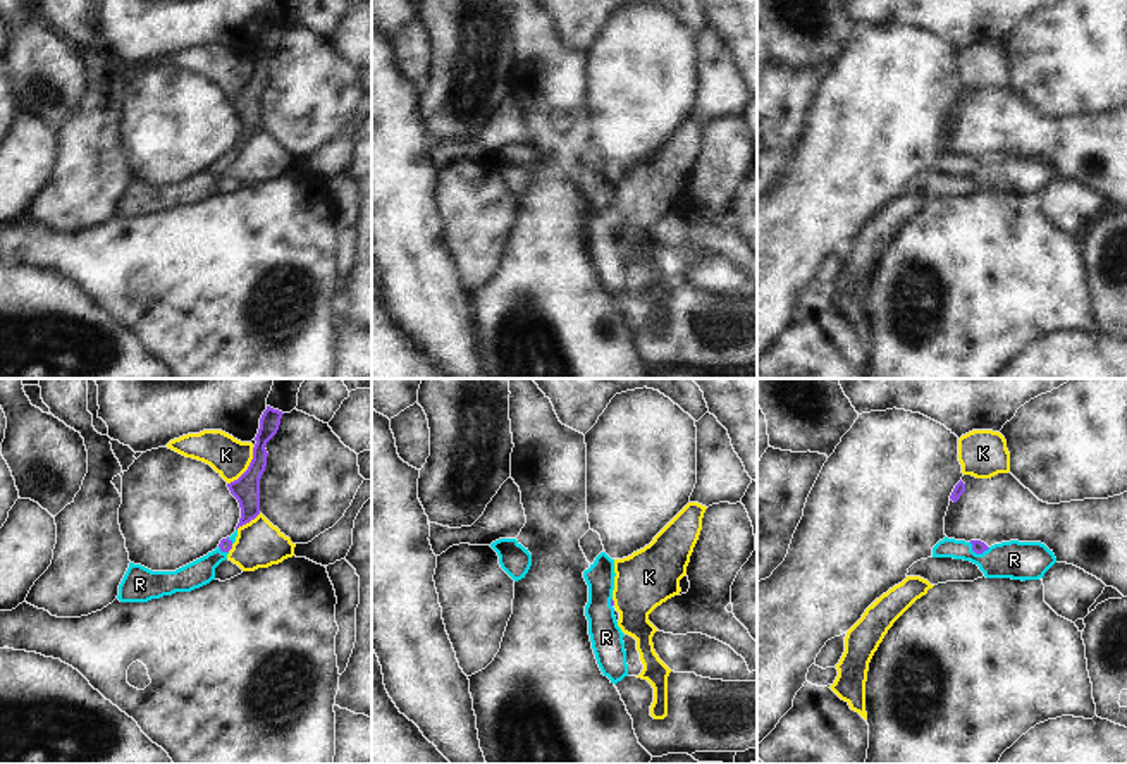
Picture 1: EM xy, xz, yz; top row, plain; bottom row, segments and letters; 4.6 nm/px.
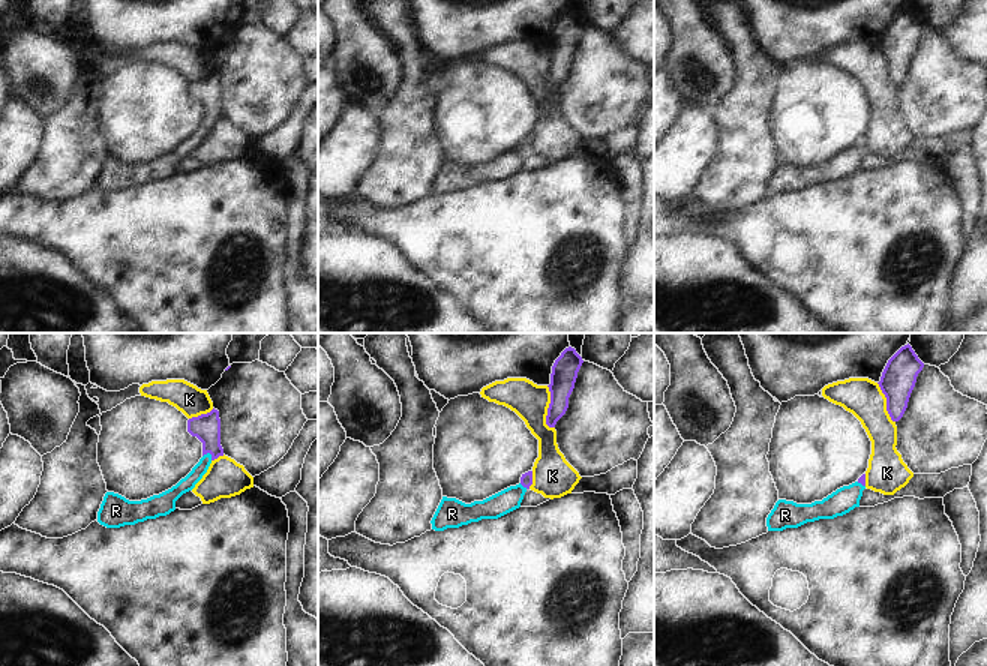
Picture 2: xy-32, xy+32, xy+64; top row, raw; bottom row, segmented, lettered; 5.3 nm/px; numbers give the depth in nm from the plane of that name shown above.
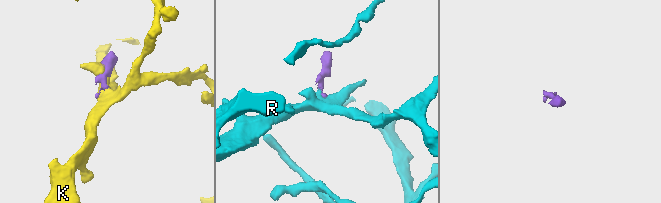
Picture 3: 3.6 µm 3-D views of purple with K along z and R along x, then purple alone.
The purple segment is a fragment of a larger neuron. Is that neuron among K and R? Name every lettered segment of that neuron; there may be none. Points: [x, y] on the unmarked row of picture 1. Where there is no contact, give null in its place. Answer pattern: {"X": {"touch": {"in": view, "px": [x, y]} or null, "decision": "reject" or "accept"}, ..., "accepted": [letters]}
{"K": {"touch": {"in": "xy", "px": [248, 83]}, "decision": "reject"}, "R": {"touch": {"in": "yz", "px": [978, 167]}, "decision": "accept"}, "accepted": ["R"]}

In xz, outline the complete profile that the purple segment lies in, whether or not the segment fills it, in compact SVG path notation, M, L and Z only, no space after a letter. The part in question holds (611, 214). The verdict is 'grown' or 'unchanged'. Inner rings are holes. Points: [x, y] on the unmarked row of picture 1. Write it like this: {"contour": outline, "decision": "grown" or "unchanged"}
{"contour": "M600 167L590 182L583 186L588 200L585 231L588 234L592 263L602 289L616 299L628 291L628 279L623 256L625 248L618 241L613 222L614 191L614 174L606 167Z", "decision": "grown"}

